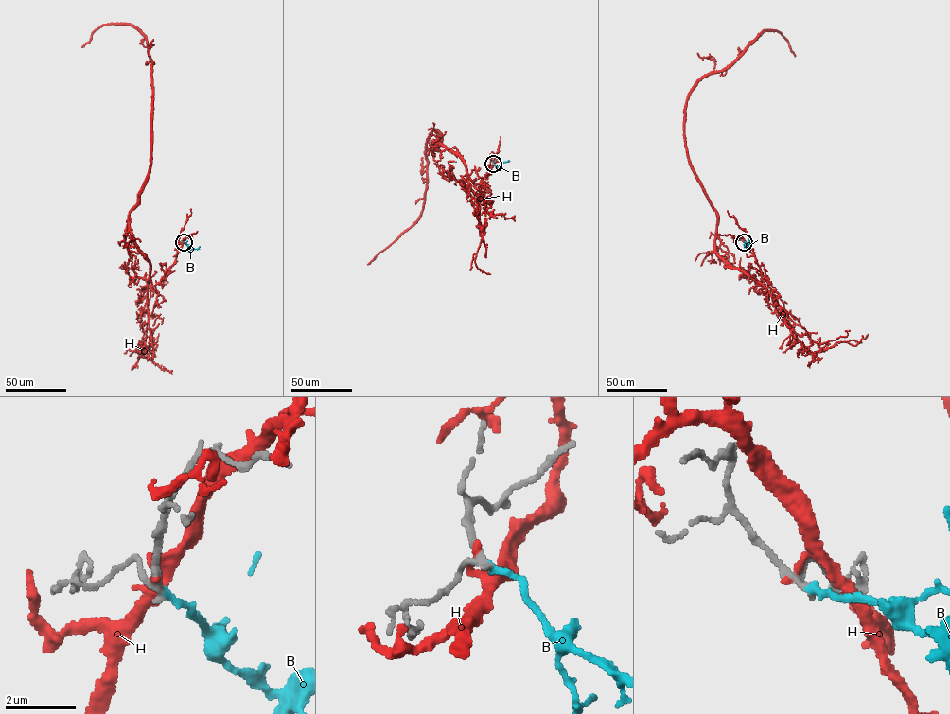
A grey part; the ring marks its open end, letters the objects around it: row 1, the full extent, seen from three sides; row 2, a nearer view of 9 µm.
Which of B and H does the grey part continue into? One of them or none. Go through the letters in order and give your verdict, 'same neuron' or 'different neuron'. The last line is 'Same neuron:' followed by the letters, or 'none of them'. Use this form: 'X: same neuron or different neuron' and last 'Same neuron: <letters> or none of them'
B: same neuron
H: different neuron
Same neuron: B

